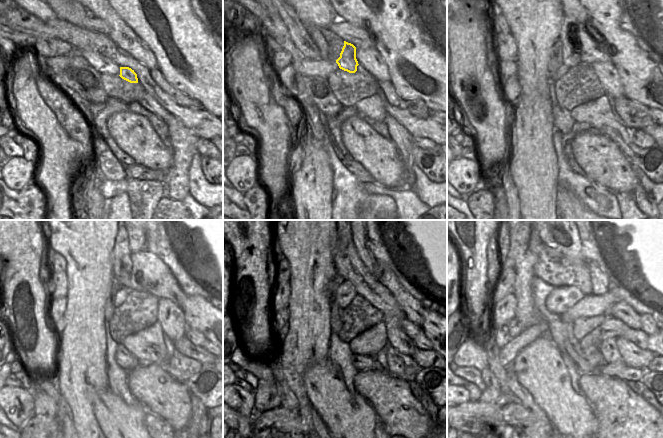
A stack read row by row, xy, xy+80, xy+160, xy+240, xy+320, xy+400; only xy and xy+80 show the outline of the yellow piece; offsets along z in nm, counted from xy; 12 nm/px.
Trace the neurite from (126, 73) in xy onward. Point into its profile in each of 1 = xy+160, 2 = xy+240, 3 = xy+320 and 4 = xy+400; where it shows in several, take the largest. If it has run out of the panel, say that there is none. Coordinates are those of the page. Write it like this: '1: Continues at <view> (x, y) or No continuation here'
1: Continues at xy+160 (570, 48)
2: Continues at xy+240 (121, 252)
3: Continues at xy+320 (343, 240)
4: No continuation here

